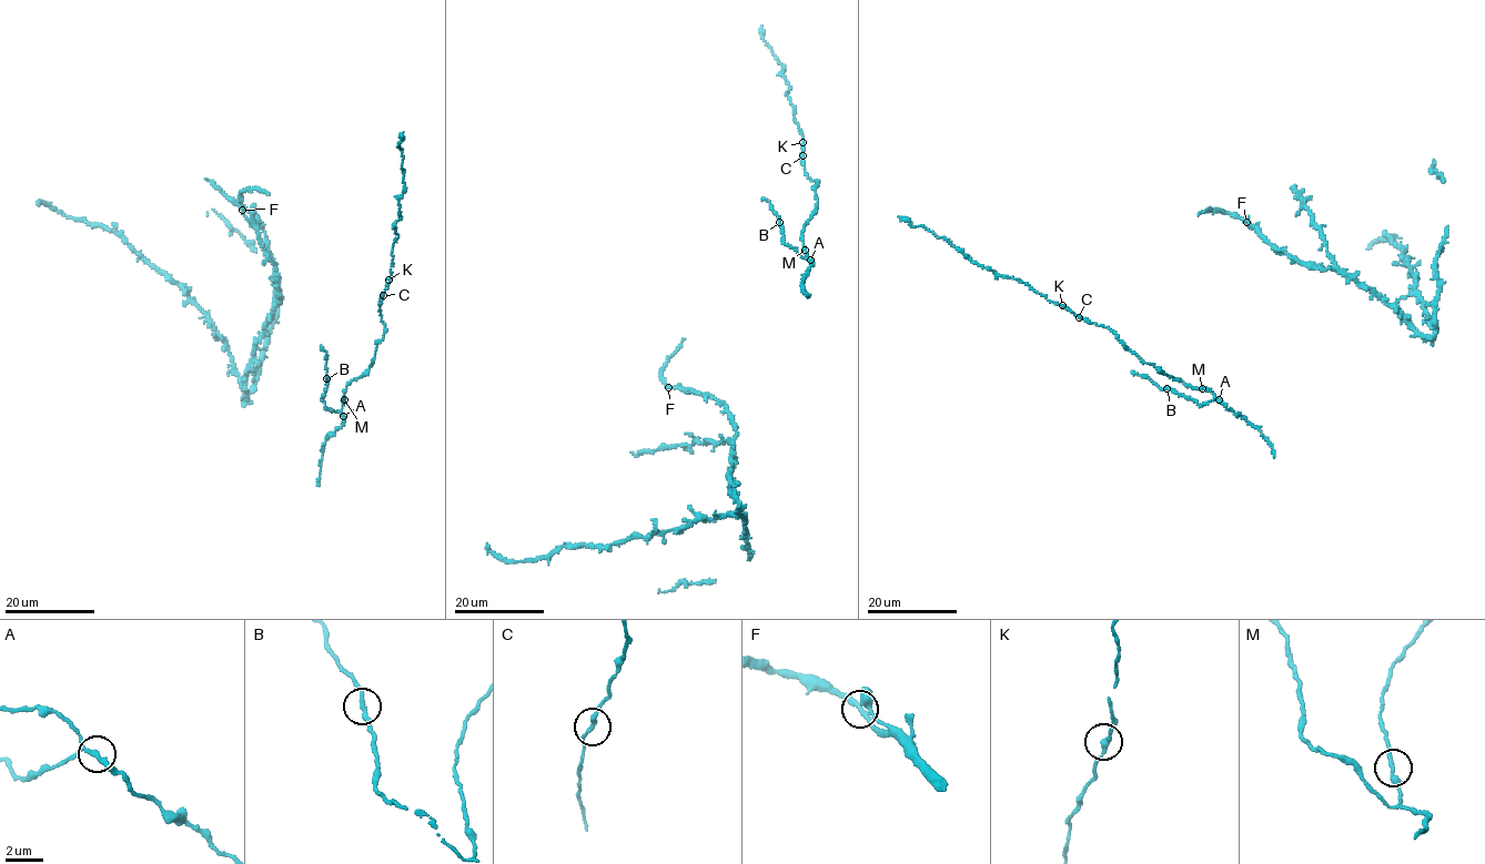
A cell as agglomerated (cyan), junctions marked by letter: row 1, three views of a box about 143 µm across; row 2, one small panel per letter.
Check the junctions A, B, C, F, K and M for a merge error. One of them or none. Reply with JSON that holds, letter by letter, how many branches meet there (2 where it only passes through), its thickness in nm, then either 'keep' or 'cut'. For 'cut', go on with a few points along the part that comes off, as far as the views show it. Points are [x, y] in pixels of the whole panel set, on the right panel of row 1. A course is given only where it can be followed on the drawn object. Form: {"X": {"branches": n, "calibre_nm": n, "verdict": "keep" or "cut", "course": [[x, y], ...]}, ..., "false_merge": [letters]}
{"A": {"branches": 2, "calibre_nm": 220, "verdict": "keep"}, "B": {"branches": 2, "calibre_nm": 240, "verdict": "keep"}, "C": {"branches": 2, "calibre_nm": 200, "verdict": "keep"}, "F": {"branches": 2, "calibre_nm": 260, "verdict": "keep"}, "K": {"branches": 2, "calibre_nm": 280, "verdict": "keep"}, "M": {"branches": 2, "calibre_nm": 240, "verdict": "keep"}, "false_merge": []}

